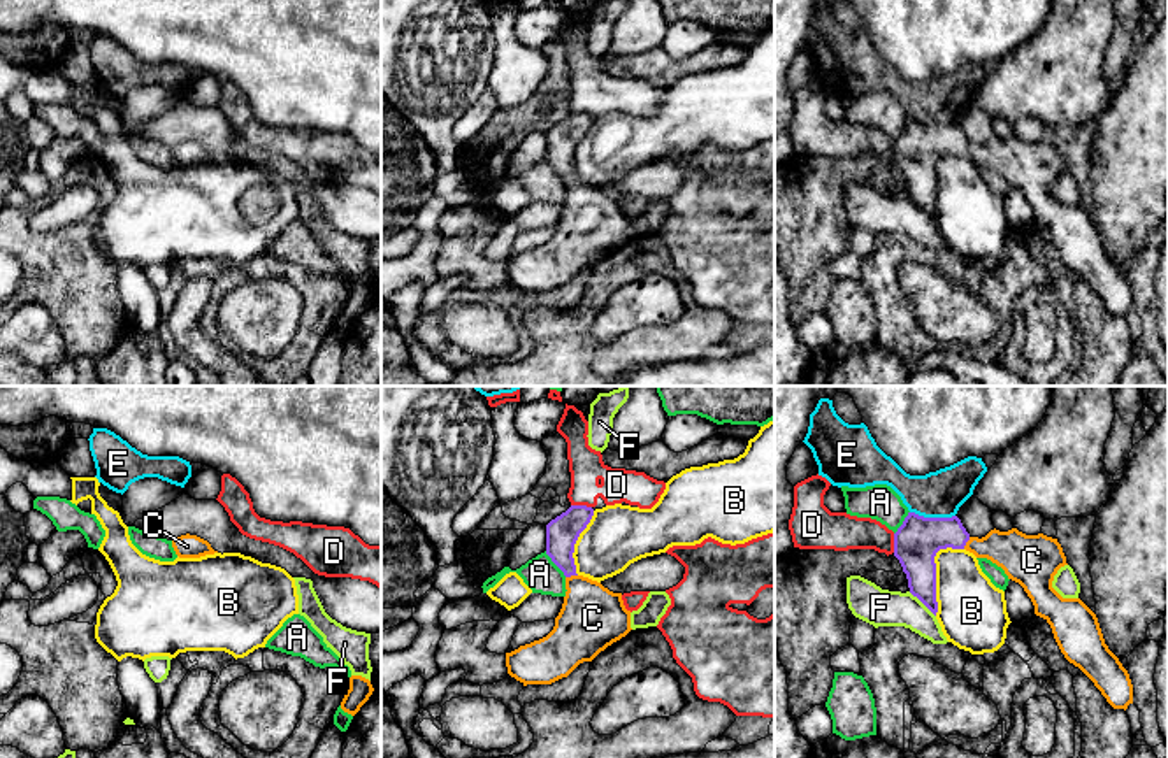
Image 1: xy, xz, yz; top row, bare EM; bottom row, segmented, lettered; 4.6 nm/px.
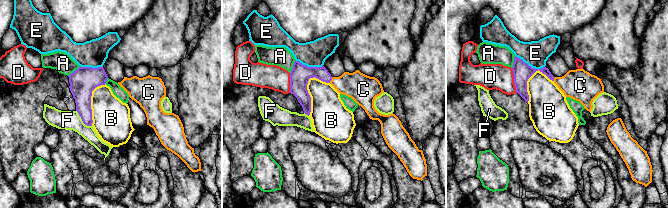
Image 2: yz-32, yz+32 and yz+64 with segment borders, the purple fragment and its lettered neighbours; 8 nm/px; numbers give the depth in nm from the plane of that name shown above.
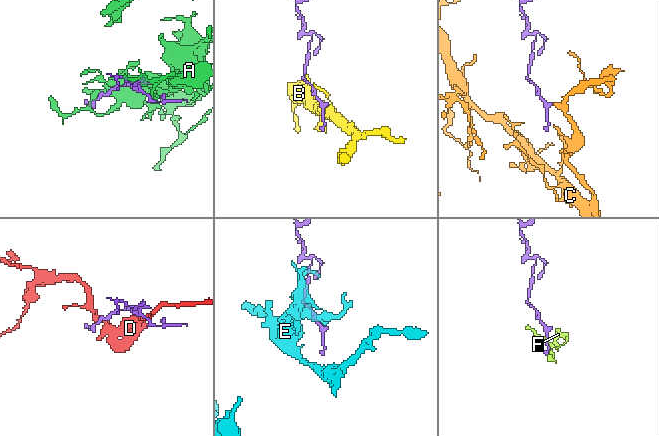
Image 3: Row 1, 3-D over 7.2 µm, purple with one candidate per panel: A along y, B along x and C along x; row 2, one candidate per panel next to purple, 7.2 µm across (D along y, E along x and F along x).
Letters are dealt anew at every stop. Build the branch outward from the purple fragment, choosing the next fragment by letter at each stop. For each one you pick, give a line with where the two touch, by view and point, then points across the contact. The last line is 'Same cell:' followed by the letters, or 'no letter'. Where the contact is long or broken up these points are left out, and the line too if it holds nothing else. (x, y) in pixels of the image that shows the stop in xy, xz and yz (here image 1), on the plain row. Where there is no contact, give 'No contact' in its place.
C: Touches purple at xz (571, 181). Path across: xz (562, 139), (562, 165), (571, 181), (592, 225)
Same cell: C

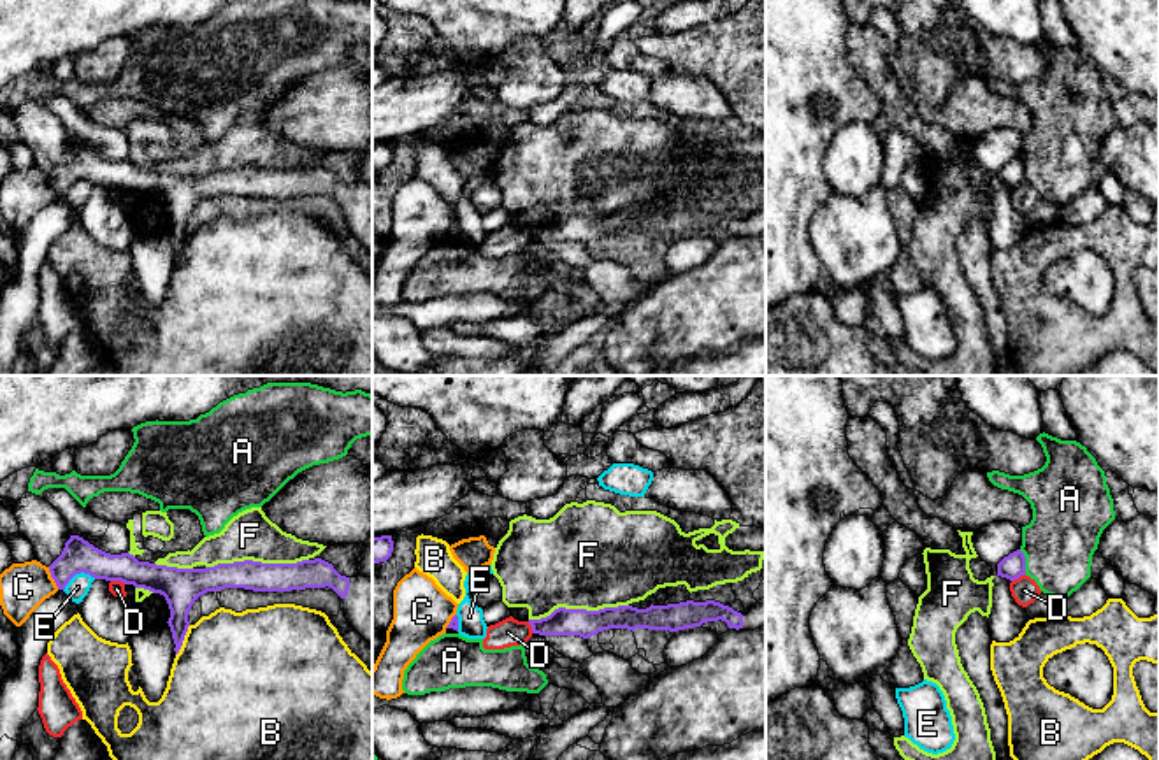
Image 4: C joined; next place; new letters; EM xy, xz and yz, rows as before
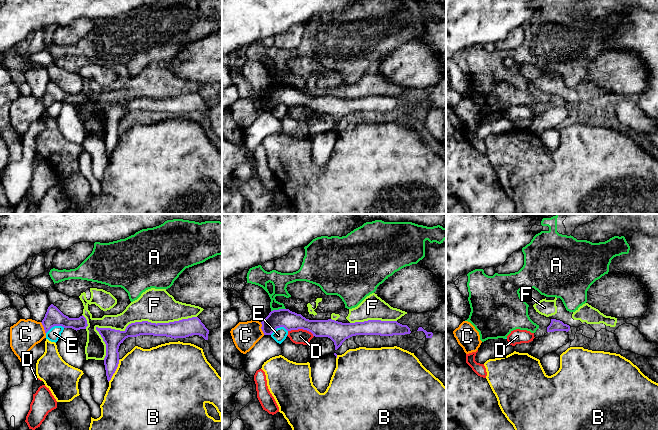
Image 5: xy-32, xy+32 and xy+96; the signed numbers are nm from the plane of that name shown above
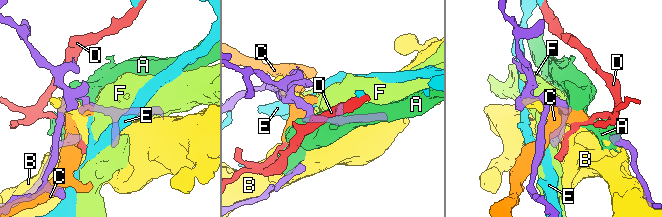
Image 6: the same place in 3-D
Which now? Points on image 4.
Same cell: no letter

